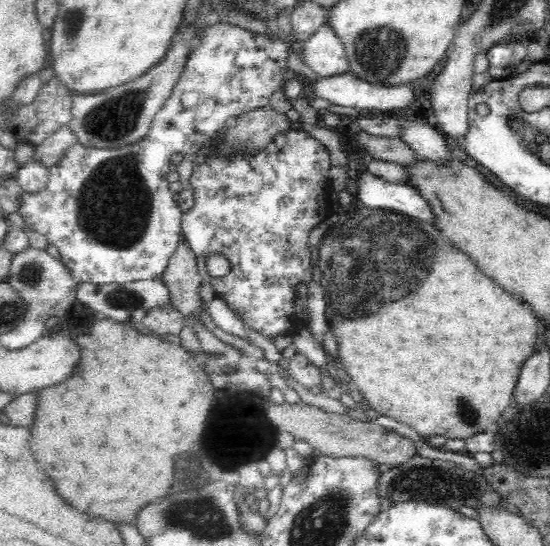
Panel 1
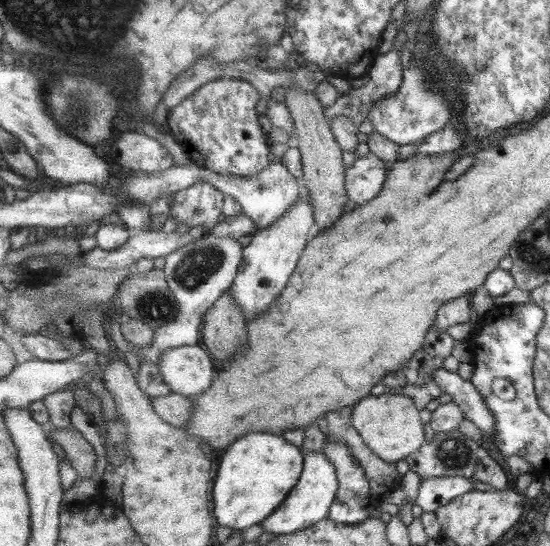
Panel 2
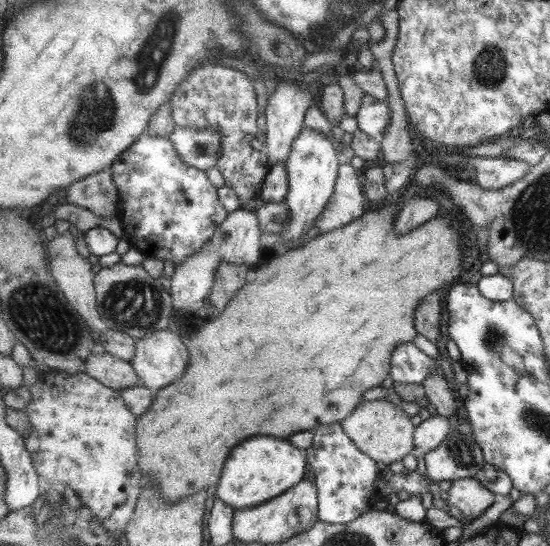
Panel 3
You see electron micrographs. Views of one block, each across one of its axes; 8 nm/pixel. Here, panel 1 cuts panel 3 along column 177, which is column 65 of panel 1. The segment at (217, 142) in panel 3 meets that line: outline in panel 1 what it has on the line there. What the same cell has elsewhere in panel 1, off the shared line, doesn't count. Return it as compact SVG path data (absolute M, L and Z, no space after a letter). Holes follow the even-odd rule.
M68 125L62 126L34 148L33 160L40 161L42 165L50 168L62 158L63 152L72 143L78 143L78 135L74 135Z

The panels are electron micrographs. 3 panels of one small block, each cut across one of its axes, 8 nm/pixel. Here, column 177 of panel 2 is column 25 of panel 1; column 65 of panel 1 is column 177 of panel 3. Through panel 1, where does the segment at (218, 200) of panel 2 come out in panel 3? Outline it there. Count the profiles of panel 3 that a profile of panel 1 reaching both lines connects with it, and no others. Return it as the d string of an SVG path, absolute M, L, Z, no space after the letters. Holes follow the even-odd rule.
M149 133L142 134L138 141L125 150L109 168L117 196L121 197L123 209L117 218L123 229L122 237L145 258L151 256L162 262L171 261L173 266L177 267L189 255L193 255L226 220L228 212L217 200L218 192L215 192L215 188L209 184L209 180L201 170L187 166L179 158L178 151L169 138L161 135L151 136Z

